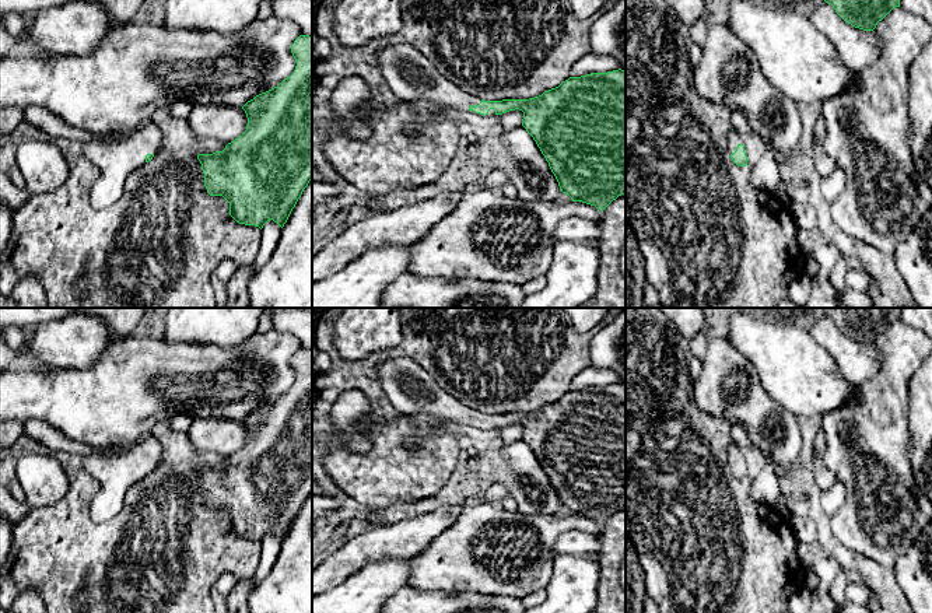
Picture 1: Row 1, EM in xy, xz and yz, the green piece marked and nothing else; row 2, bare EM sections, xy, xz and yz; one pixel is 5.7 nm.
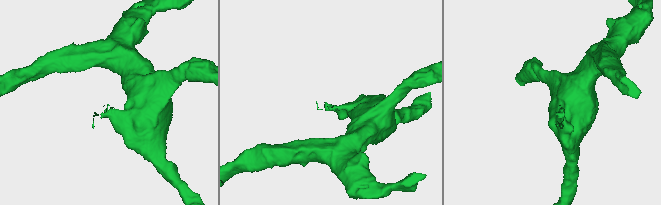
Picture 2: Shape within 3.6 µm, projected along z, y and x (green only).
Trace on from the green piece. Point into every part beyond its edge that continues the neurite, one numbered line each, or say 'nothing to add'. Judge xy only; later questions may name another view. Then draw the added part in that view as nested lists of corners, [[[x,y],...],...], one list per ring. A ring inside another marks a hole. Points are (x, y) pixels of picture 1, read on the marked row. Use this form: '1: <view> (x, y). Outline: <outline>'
1: xy (115, 157). Outline: [[[154,123],[139,125],[130,134],[97,136],[81,144],[87,160],[99,169],[91,189],[91,203],[97,209],[115,204],[123,195],[125,179],[146,164],[147,154],[161,148],[162,137]]]

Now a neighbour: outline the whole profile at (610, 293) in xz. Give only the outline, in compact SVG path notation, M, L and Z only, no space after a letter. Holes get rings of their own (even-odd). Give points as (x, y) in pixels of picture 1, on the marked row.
M626 195L602 211L599 227L602 238L598 291L577 308L626 308L626 277L620 270L620 255L626 245Z

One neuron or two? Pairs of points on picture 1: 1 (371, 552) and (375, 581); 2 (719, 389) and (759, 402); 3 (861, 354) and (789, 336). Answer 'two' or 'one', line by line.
1: two
2: one
3: two

